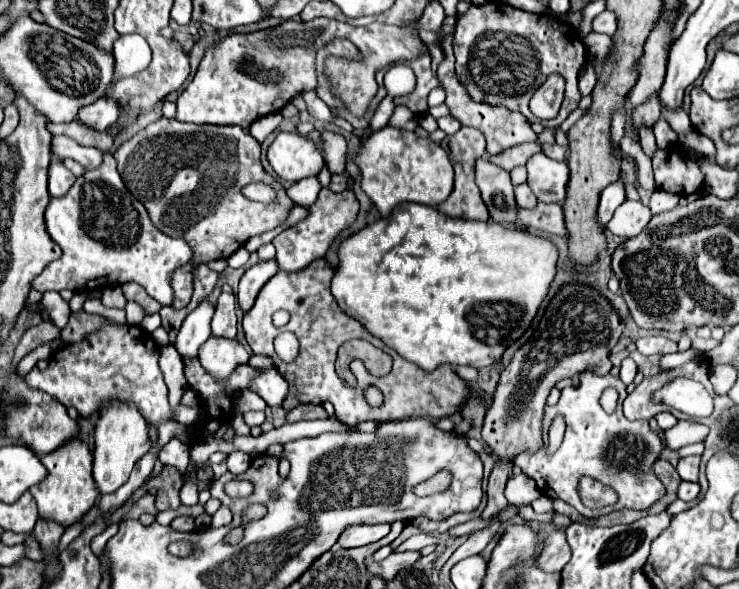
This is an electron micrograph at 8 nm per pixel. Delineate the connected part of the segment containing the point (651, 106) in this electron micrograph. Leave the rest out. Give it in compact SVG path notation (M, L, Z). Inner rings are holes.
M657 94L651 96L651 100L643 106L639 106L633 114L633 140L639 142L639 130L649 128L653 130L655 122L661 118L661 104L657 100Z

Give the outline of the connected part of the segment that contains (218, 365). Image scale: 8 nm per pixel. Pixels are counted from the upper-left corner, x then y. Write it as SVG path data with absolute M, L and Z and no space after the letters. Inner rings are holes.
M211 336L199 350L199 362L219 382L225 382L229 378L223 368L233 368L235 372L235 368L241 364L247 364L247 360L249 360L249 354L237 340Z

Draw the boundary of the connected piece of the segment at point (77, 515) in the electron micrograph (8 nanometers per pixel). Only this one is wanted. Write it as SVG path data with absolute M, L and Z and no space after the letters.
M75 436L69 442L65 442L61 448L53 450L51 454L41 456L41 462L47 468L47 478L29 490L39 506L39 516L43 516L47 520L55 520L63 526L71 526L71 524L79 522L83 518L83 514L87 514L89 508L99 498L99 492L97 492L93 476L91 476L93 456L91 456L89 446Z

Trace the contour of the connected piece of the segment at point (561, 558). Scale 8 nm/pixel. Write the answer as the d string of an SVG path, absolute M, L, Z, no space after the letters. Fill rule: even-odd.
M555 530L553 534L549 534L545 538L545 548L537 558L537 564L545 572L561 570L567 564L569 558L571 558L571 548L569 548L569 544L565 540L565 532Z

